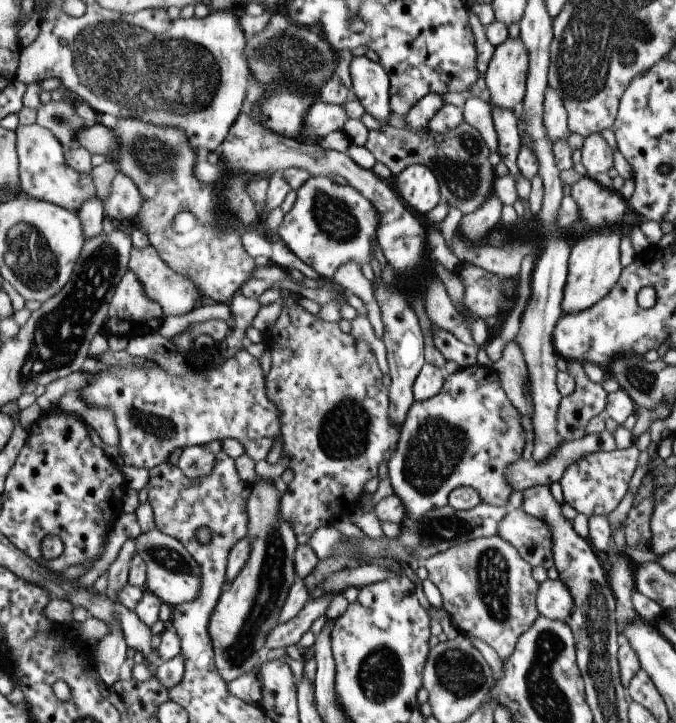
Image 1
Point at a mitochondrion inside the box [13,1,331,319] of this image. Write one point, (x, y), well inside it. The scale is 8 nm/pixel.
(126, 65)

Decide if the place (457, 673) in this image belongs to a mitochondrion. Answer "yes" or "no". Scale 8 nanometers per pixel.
yes

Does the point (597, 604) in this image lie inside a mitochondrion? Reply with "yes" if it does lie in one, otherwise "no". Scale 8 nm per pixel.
yes

